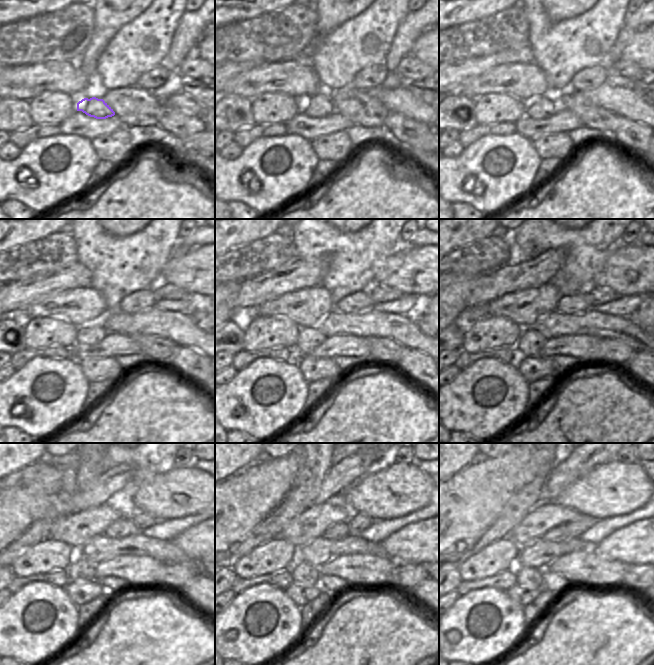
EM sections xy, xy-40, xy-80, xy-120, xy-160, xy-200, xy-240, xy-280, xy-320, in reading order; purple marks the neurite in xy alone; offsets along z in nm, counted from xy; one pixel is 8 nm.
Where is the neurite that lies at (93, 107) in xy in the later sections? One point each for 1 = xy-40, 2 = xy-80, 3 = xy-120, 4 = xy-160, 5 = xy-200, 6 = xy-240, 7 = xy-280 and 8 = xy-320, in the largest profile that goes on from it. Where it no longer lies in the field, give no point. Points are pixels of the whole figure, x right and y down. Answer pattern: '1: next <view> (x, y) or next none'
1: next xy-40 (317, 106)
2: next xy-80 (545, 106)
3: next xy-120 (93, 333)
4: next xy-160 (309, 338)
5: next xy-200 (530, 342)
6: next xy-240 (81, 569)
7: next xy-280 (304, 574)
8: next xy-320 (531, 578)

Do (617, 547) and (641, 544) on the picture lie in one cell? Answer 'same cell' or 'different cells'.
same cell

